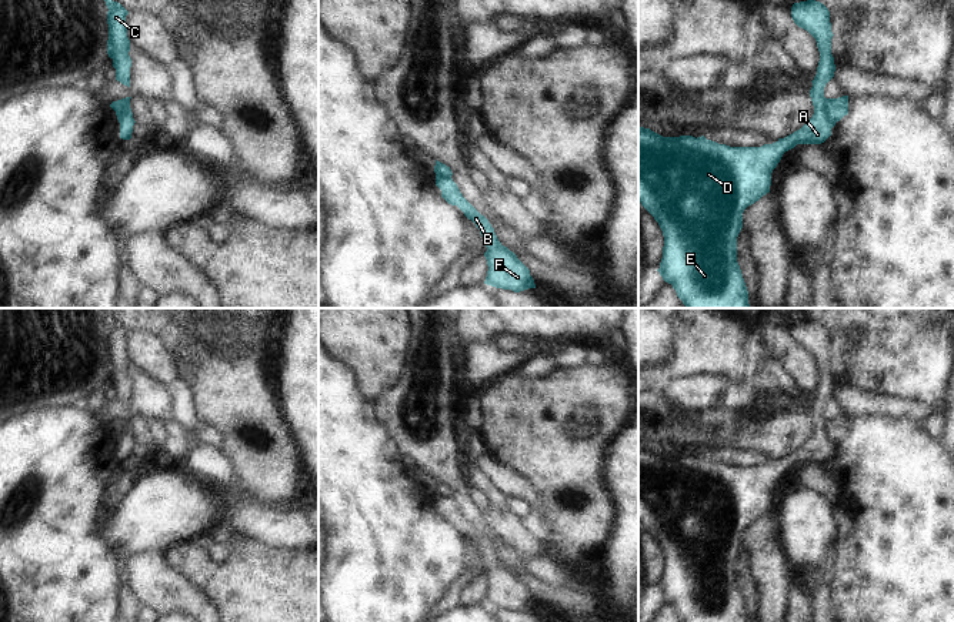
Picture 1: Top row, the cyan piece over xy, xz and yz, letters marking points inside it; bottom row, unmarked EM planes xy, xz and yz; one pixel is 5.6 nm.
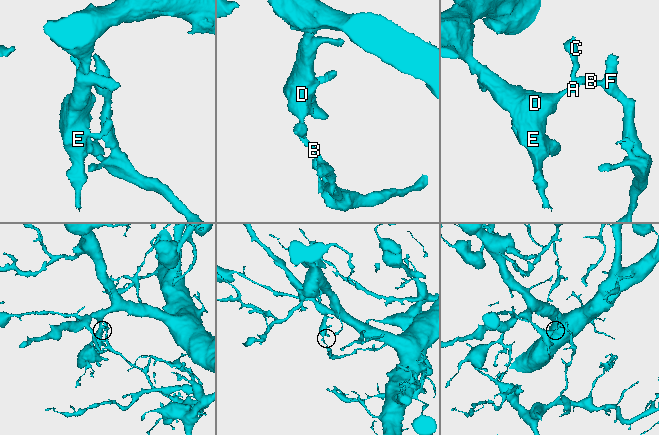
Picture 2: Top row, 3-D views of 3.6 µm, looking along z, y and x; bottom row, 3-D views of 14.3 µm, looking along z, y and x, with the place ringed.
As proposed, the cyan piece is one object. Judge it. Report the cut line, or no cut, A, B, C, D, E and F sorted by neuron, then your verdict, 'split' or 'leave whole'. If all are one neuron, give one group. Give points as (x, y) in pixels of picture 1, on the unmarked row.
yz (826, 418), (826, 432), (834, 442) | A C D E / B F | split

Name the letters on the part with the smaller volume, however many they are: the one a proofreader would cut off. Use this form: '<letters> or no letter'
B, F

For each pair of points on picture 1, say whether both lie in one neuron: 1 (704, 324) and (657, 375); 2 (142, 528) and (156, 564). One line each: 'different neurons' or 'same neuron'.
1: same neuron
2: different neurons

